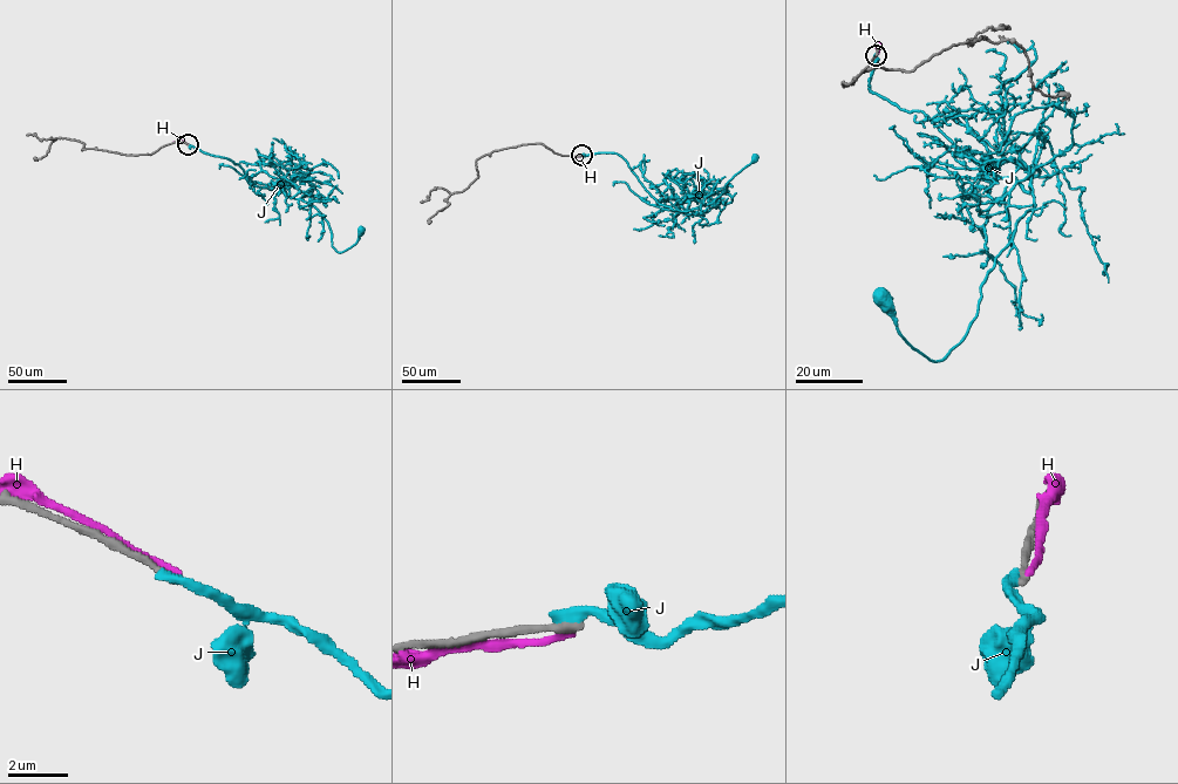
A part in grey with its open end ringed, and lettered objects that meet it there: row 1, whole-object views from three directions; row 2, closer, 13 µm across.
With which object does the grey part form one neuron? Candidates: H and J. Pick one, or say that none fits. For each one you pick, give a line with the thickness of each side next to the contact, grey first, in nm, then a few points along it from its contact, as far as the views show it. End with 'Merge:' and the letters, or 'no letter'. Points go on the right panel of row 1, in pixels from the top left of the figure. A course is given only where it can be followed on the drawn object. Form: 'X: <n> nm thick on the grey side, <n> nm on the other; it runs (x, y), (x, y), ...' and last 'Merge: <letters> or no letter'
Merge: no letter

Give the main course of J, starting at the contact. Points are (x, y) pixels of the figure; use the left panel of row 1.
J: (188, 144), (238, 164), (257, 185), (285, 190), (310, 203), (328, 223), (338, 252), (354, 245), (360, 229)

